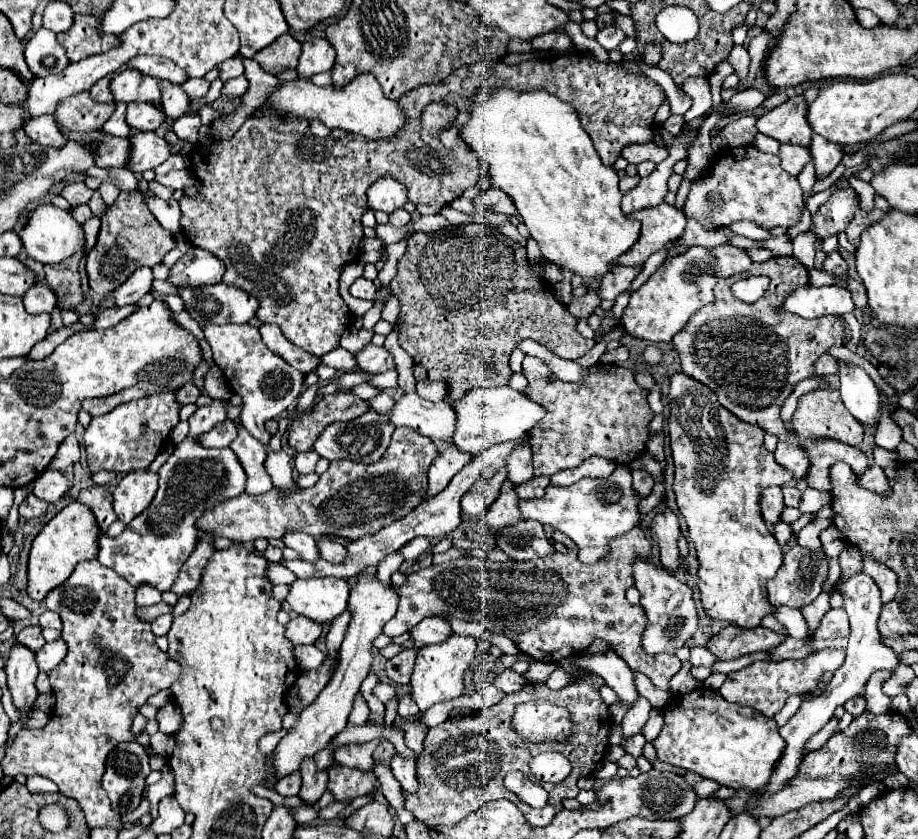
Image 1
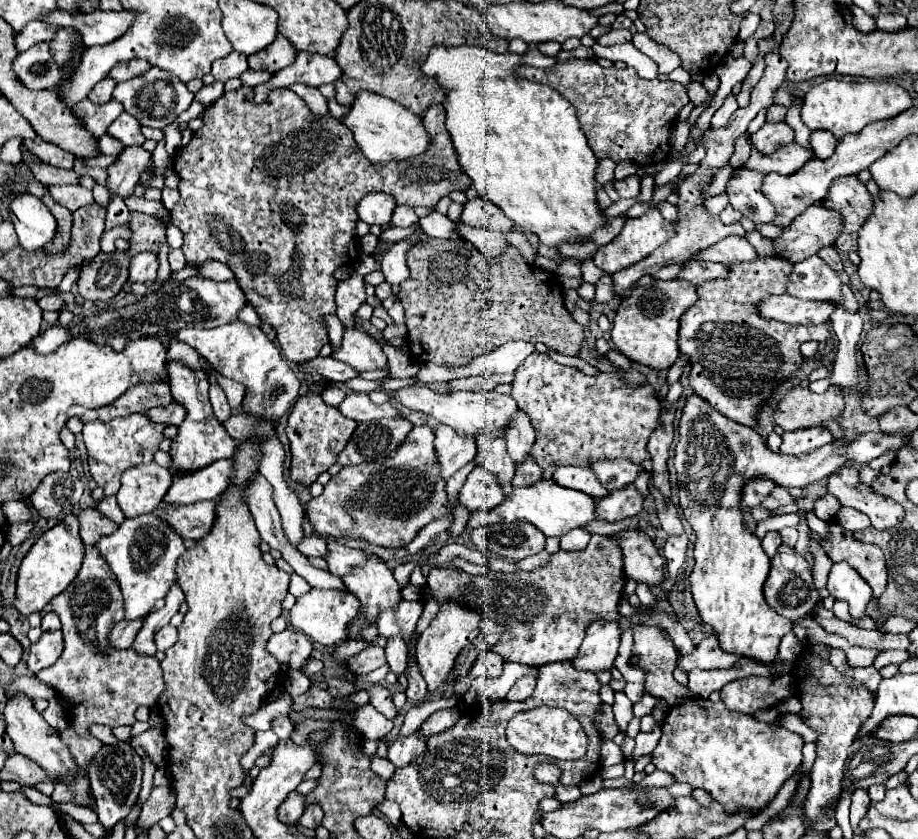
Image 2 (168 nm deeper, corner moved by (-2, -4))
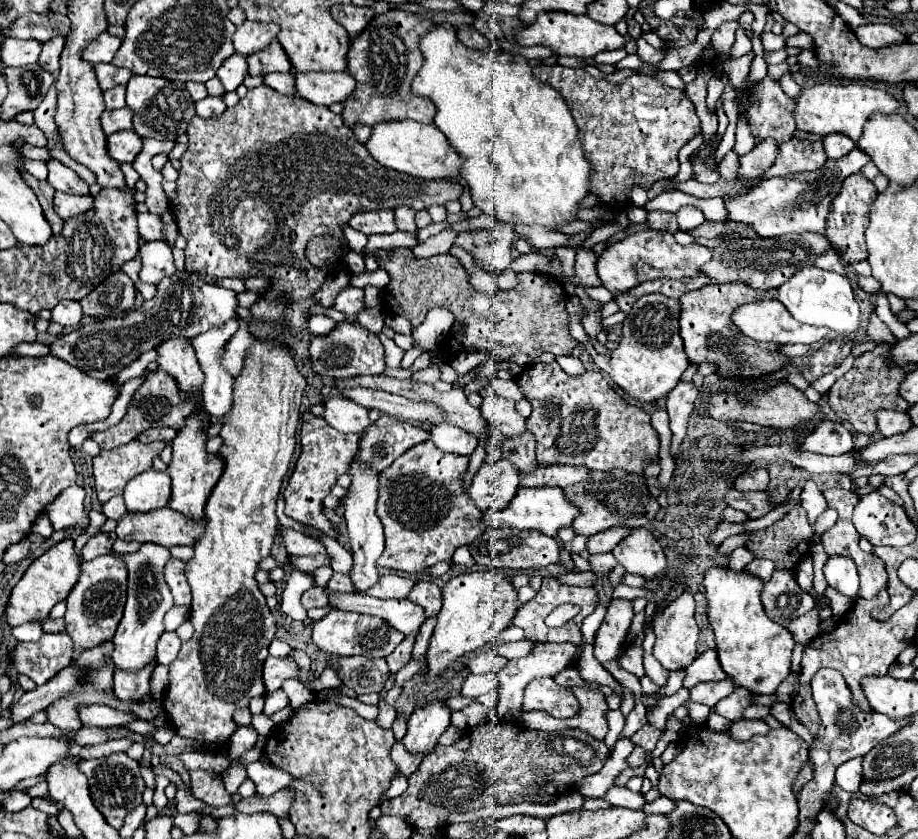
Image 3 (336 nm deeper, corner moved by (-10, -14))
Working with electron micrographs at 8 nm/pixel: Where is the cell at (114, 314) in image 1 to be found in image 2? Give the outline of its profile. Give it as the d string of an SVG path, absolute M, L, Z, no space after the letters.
M55 325L55 327L49 327L37 341L33 341L33 347L39 355L49 355L49 353L57 351L57 347L61 347L67 341L71 341L69 329Z

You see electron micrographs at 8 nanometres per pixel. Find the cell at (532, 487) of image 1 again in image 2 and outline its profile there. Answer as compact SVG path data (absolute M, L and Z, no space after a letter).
M531 459L531 461L525 461L525 465L517 467L517 477L513 479L513 485L515 487L531 487L533 483L537 483L541 479L543 479L543 469Z

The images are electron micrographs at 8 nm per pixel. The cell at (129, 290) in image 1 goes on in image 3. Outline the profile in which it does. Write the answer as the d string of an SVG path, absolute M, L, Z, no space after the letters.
M141 241L139 257L143 263L139 279L145 283L157 285L163 277L169 277L175 271L171 245L165 241Z

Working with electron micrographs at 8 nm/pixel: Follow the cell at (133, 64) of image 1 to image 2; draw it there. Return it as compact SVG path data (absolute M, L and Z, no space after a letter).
M133 59L133 61L125 61L121 65L113 67L113 73L109 73L109 77L113 77L115 81L127 81L133 77L143 75L145 71L149 71L153 65L149 61L141 61L141 59Z

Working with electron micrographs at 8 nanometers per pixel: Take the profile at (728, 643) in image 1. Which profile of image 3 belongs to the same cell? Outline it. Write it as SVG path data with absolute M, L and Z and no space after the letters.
M709 649L701 653L687 669L687 677L683 681L683 687L691 689L701 681L723 681L725 673L721 671L721 665L717 663L717 651Z

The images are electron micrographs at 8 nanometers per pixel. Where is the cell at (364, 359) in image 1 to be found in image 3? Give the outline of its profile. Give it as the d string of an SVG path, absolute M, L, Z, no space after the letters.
M341 321L329 335L309 339L309 361L317 375L325 375L331 379L347 379L357 375L379 375L385 369L385 353L377 335L367 331L355 321Z

